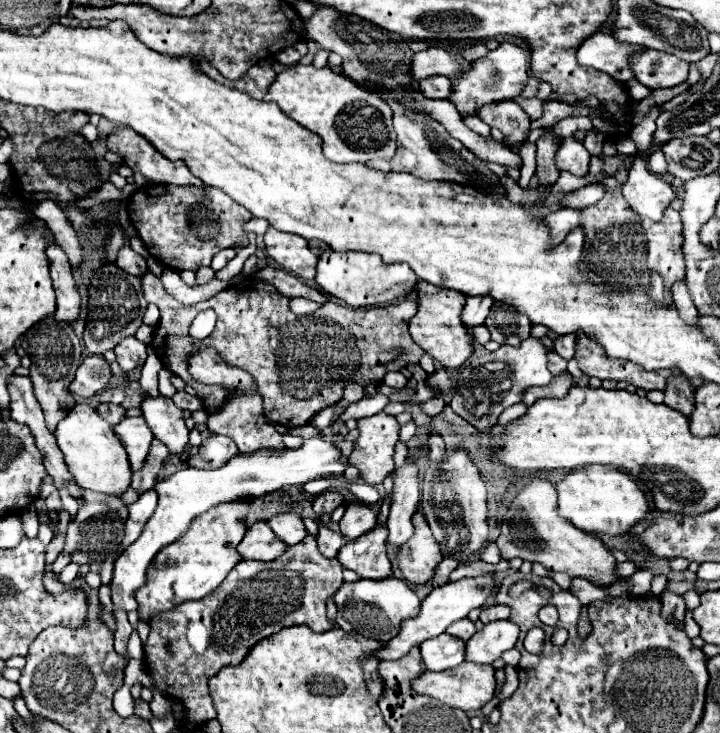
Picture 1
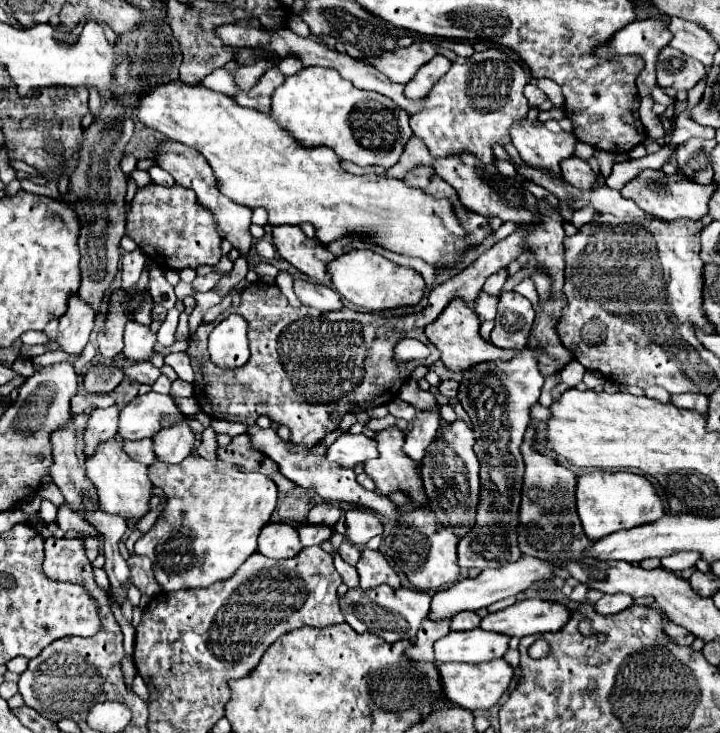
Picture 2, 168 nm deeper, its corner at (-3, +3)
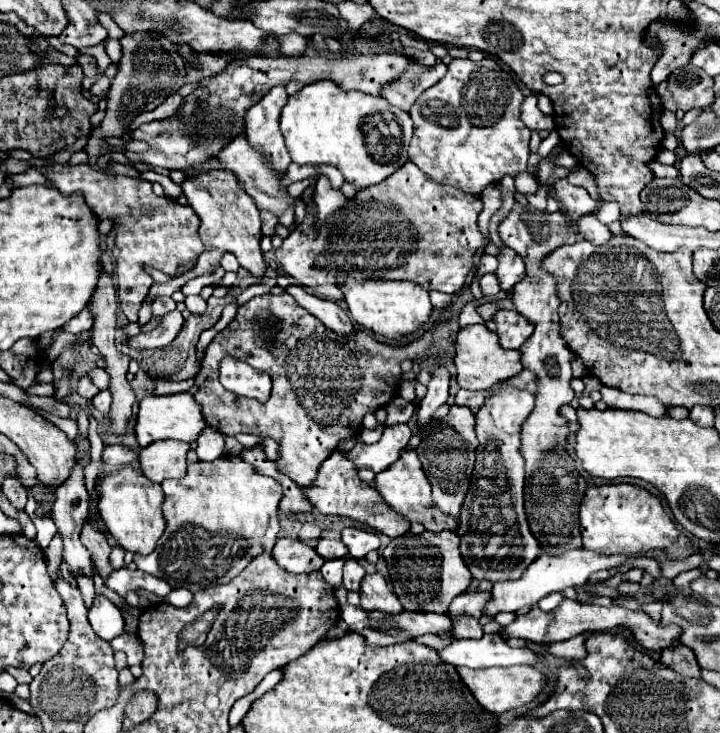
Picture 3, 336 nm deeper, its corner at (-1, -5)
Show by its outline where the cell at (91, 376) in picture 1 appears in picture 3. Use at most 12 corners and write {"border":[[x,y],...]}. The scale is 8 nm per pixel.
{"border":[[97,393],[91,403],[103,415],[109,413],[111,393]]}

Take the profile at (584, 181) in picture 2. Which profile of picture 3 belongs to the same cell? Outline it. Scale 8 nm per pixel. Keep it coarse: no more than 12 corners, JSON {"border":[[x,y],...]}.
{"border":[[567,179],[555,193],[569,223],[597,211],[595,199]]}

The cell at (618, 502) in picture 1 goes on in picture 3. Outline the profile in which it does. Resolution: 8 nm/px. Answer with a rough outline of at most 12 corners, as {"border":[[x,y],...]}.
{"border":[[589,487],[583,547],[601,555],[699,551],[647,489]]}

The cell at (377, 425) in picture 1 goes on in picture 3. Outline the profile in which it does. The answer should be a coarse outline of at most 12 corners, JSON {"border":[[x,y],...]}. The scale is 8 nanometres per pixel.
{"border":[[415,451],[375,475],[391,509],[427,531],[457,531],[441,513]]}

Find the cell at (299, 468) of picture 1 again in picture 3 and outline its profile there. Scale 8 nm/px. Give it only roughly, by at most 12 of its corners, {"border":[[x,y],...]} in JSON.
{"border":[[407,423],[385,427],[373,445],[357,443],[347,457],[373,473],[399,459],[413,433]]}

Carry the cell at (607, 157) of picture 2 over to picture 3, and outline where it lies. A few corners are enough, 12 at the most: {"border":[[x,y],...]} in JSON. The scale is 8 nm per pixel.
{"border":[[615,201],[599,205],[597,219],[609,225],[619,221],[619,205]]}

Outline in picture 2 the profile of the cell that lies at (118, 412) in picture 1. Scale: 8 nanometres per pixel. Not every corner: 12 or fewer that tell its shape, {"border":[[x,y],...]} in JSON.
{"border":[[119,407],[93,409],[85,429],[85,455],[117,435]]}

